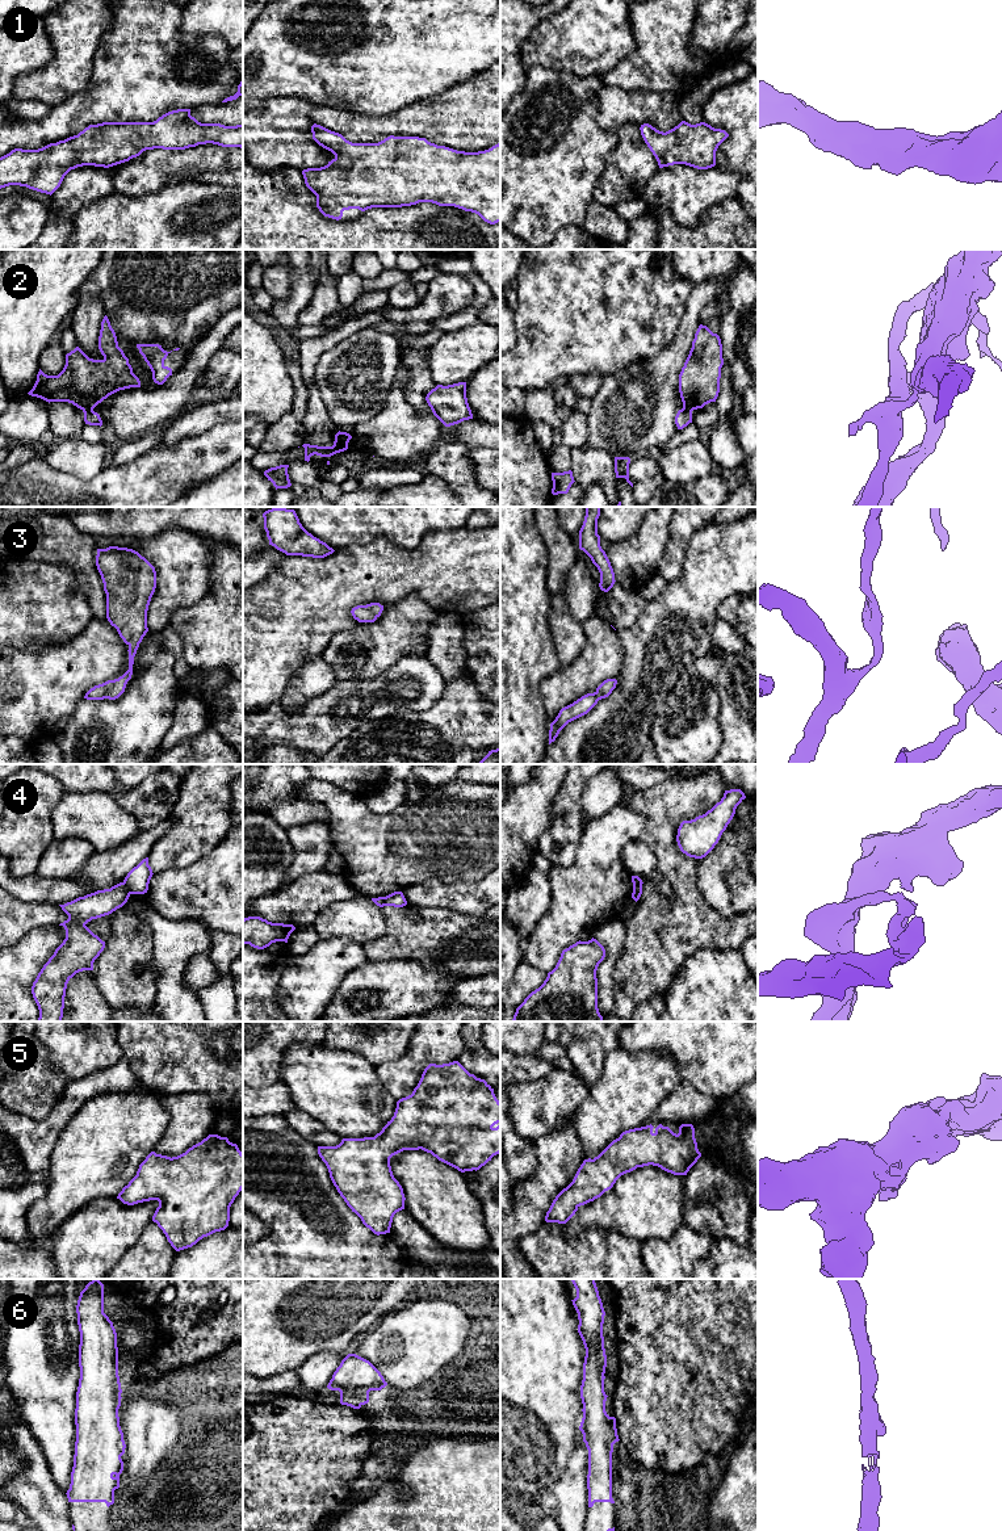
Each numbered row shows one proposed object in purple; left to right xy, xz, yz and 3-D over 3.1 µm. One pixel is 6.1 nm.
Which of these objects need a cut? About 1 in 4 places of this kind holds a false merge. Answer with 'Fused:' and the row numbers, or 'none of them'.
Fused: 2, 4

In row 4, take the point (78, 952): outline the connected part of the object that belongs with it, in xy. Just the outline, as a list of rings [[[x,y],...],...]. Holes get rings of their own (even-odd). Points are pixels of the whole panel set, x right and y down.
[[[120,882],[110,889],[59,905],[68,915],[68,919],[59,924],[66,930],[66,939],[43,965],[32,986],[39,1010],[38,1022],[62,1022],[68,981],[79,972],[93,970],[95,960],[105,948],[105,941],[85,924],[122,907],[129,897],[129,888]]]

